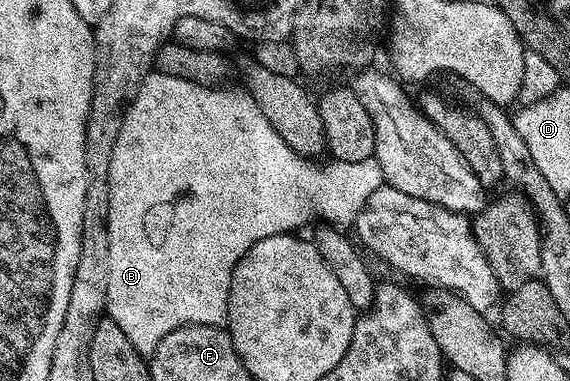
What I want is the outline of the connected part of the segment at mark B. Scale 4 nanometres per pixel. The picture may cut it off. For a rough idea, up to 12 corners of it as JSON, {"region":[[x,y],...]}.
{"region":[[151,73],[108,165],[105,314],[149,357],[232,273],[346,229],[373,159],[296,154],[245,90]]}

